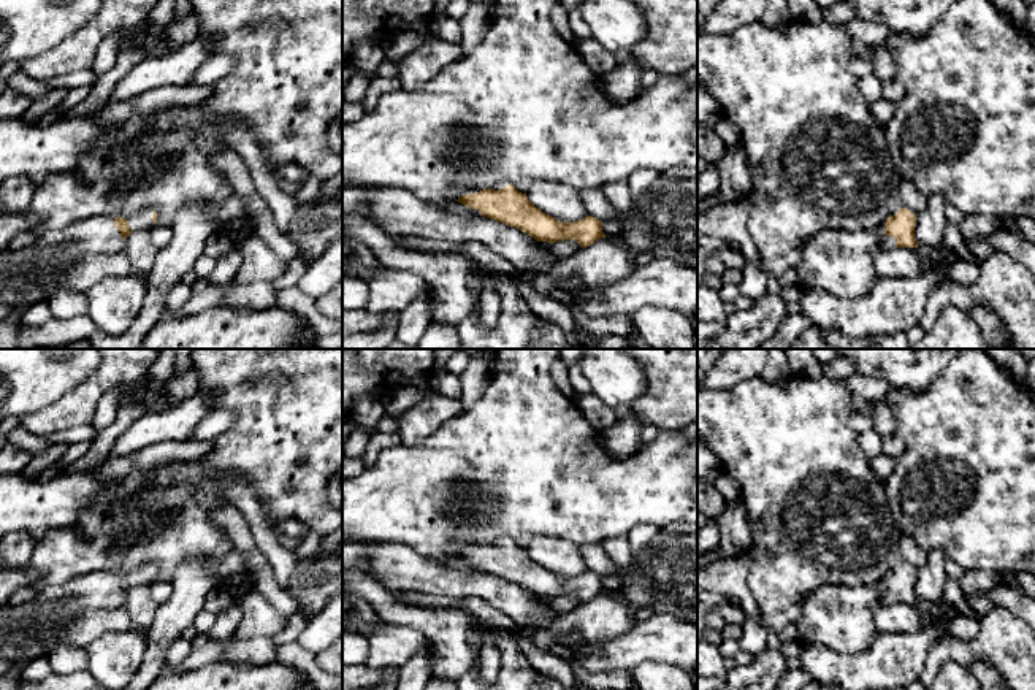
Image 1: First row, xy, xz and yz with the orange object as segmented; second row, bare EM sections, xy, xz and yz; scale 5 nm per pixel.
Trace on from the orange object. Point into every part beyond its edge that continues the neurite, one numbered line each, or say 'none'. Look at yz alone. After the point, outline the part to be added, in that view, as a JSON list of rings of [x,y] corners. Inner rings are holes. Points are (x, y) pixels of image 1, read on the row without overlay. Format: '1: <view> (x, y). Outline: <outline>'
1: yz (888, 598). Outline: [[[881,579],[873,588],[880,593],[883,606],[894,604],[896,595],[894,595],[894,592],[886,592],[884,585],[886,585],[886,582],[884,582],[884,579]]]

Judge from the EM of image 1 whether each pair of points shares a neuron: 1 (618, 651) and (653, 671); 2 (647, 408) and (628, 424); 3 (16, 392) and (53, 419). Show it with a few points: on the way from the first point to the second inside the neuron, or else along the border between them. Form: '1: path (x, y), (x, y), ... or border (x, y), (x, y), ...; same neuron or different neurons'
1: border (677, 665), (641, 662), (630, 671); different neurons
2: border (645, 381), (633, 406), (644, 425); different neurons
3: border (72, 389), (42, 410), (19, 417); different neurons

